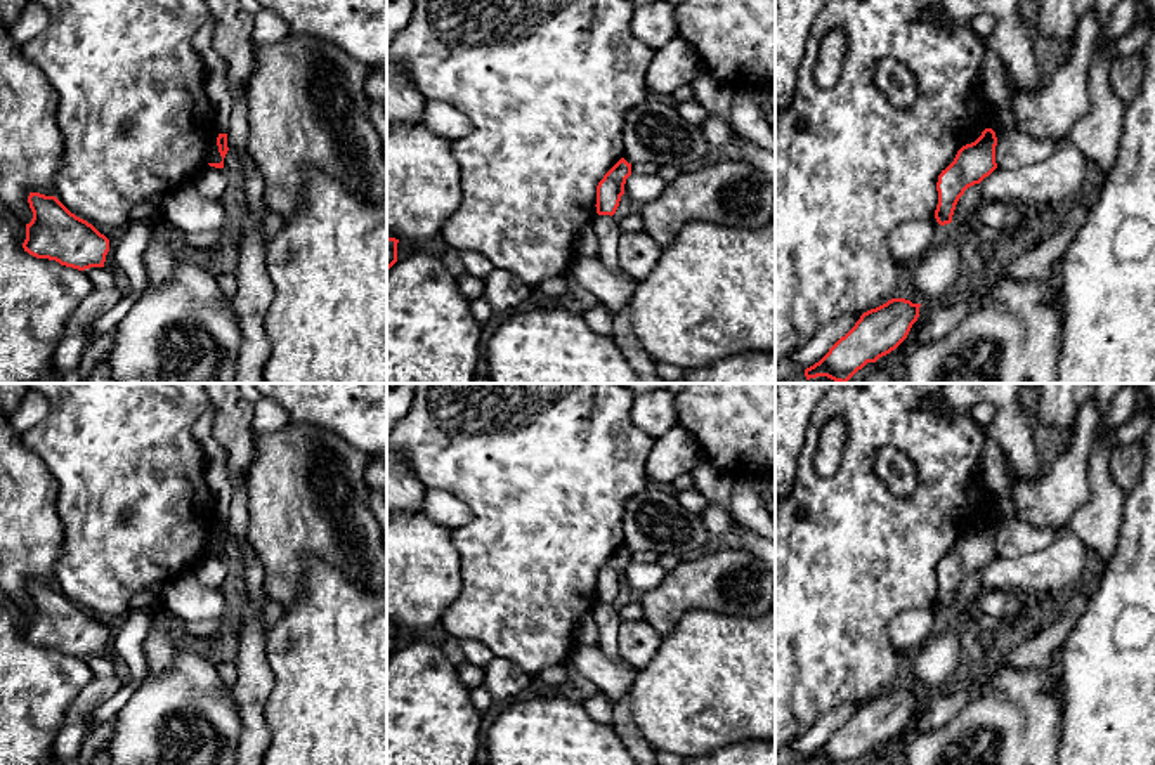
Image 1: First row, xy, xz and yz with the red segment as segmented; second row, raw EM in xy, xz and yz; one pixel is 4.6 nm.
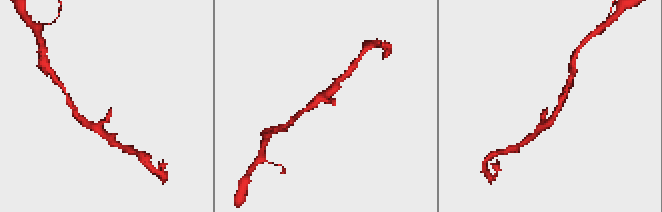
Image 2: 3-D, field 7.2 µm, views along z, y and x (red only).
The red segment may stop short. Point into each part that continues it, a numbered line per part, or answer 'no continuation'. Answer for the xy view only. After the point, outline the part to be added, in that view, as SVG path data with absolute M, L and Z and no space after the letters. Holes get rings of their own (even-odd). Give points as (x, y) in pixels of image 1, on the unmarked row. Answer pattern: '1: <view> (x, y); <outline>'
no continuation

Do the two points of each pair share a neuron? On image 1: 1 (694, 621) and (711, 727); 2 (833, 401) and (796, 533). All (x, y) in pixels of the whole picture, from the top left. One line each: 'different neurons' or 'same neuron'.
1: same neuron
2: same neuron

